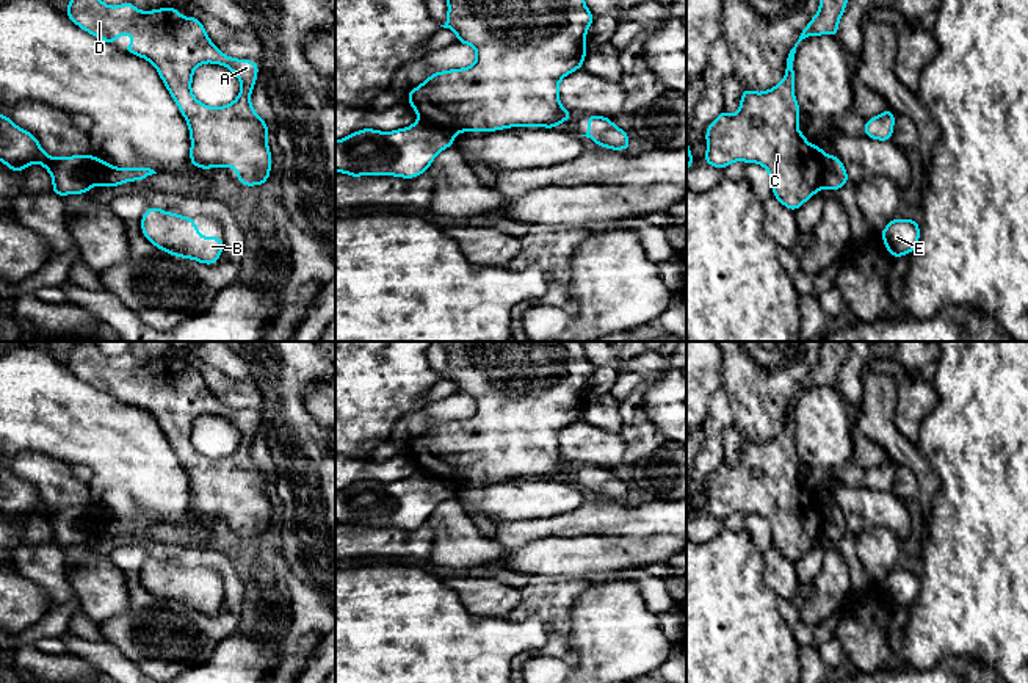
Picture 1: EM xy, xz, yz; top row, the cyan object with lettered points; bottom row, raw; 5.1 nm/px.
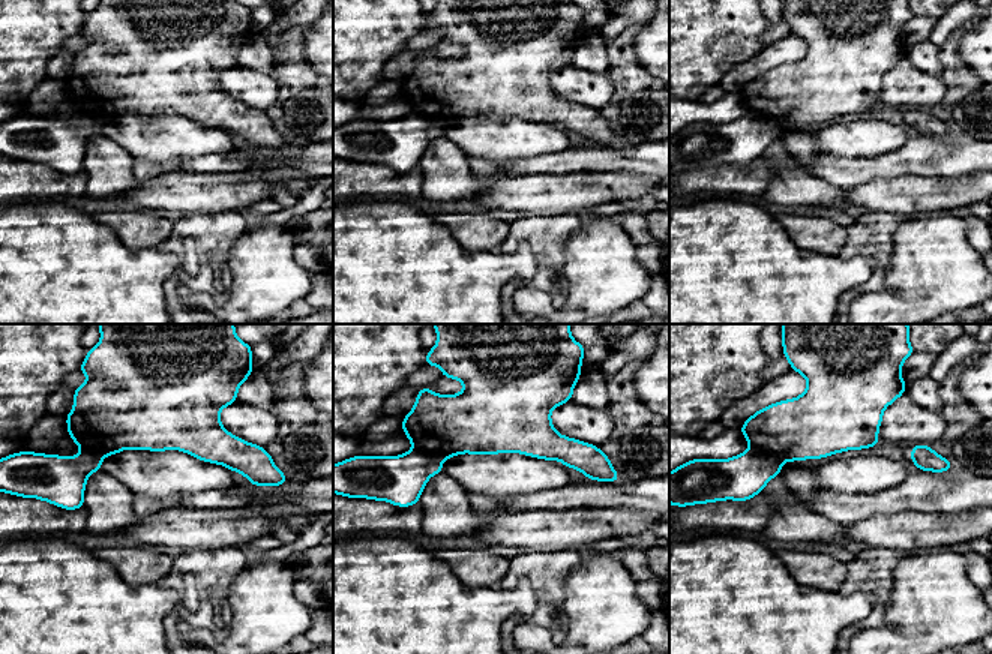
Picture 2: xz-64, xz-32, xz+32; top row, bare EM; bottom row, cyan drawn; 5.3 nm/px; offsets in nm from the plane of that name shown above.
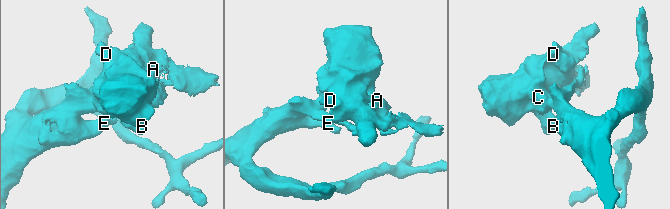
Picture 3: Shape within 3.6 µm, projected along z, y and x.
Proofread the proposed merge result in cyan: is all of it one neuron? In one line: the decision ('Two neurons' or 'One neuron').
Two neurons

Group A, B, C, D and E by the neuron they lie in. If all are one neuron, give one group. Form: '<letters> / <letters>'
A B C D / E

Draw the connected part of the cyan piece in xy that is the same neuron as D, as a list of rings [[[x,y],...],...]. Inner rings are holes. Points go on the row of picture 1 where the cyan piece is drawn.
[[[71,0],[64,13],[77,27],[111,45],[119,34],[133,36],[122,52],[155,66],[188,124],[190,163],[194,168],[235,168],[243,186],[266,185],[273,155],[268,124],[251,105],[259,75],[255,61],[224,55],[207,36],[202,22],[183,17],[176,6],[138,11],[130,0],[118,6],[102,0]],[[205,63],[226,66],[240,80],[240,94],[232,103],[208,107],[193,96],[193,72]]]

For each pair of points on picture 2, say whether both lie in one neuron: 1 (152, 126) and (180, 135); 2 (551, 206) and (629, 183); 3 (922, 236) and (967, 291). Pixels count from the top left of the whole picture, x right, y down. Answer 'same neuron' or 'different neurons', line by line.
1: same neuron
2: same neuron
3: same neuron

